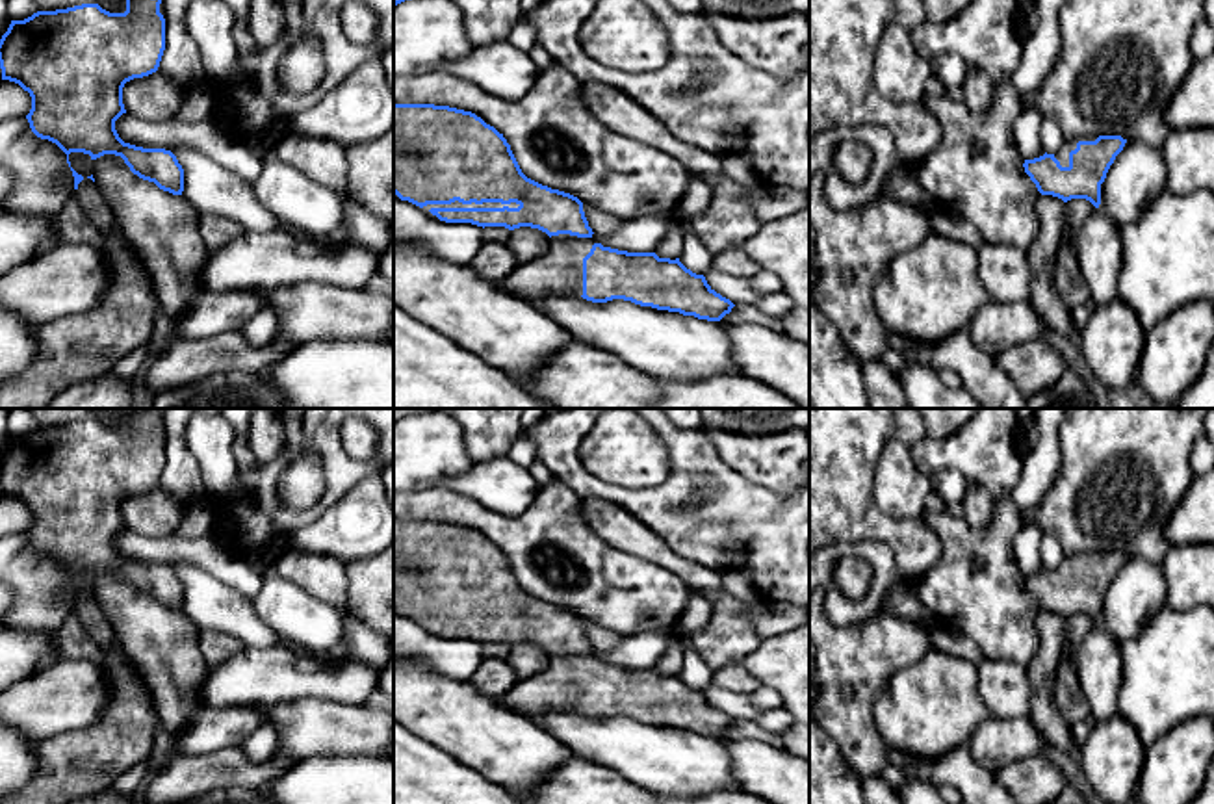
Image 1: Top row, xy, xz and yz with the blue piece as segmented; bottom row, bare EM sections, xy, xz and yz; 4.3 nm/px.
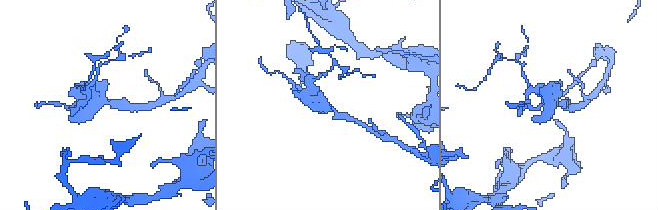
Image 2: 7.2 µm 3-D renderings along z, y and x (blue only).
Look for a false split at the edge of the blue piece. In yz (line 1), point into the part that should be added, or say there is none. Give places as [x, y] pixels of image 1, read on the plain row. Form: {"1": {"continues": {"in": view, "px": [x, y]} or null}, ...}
{"1": {"continues": {"in": "yz", "px": [1062, 570]}}}

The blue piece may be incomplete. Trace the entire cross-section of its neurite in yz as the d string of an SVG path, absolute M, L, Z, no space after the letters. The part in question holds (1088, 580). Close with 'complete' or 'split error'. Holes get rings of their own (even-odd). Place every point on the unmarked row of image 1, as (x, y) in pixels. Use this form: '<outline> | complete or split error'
M1082 551L1065 555L1056 570L1025 576L1023 583L1041 611L1064 618L1086 615L1101 620L1101 600L1127 555L1121 551Z | split error

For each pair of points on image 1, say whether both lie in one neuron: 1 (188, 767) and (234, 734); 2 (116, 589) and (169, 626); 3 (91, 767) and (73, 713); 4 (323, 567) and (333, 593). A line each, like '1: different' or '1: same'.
1: different
2: same
3: different
4: same

